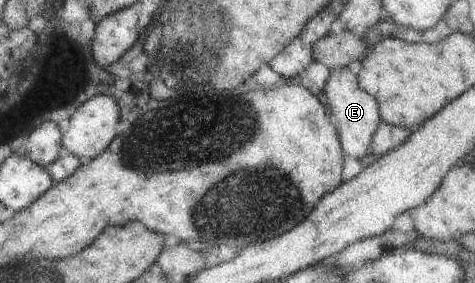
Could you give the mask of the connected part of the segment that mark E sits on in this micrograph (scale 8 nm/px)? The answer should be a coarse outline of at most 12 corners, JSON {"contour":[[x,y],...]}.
{"contour":[[346,66],[322,90],[343,156],[362,160],[381,121]]}

